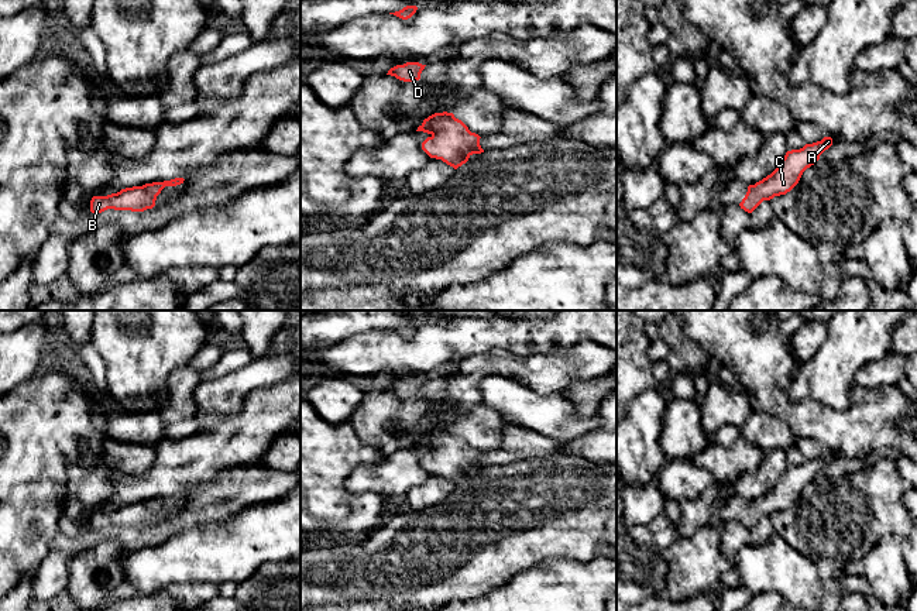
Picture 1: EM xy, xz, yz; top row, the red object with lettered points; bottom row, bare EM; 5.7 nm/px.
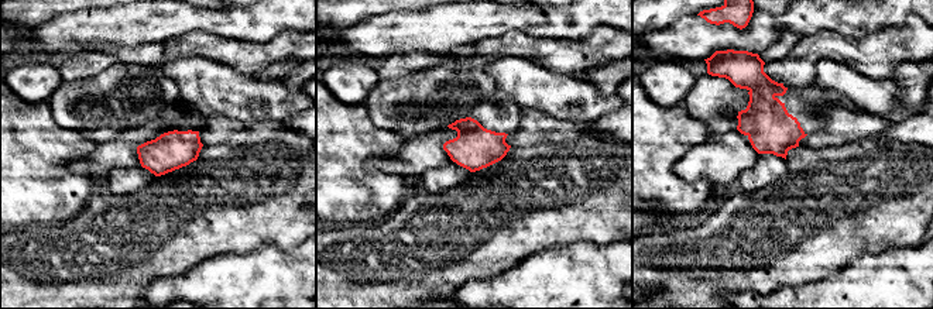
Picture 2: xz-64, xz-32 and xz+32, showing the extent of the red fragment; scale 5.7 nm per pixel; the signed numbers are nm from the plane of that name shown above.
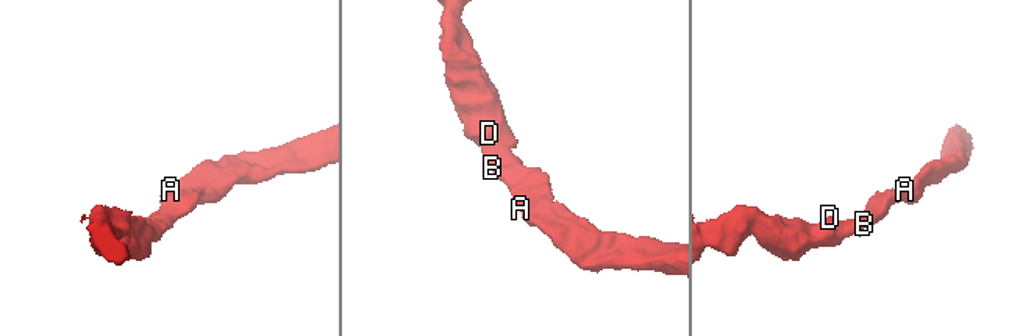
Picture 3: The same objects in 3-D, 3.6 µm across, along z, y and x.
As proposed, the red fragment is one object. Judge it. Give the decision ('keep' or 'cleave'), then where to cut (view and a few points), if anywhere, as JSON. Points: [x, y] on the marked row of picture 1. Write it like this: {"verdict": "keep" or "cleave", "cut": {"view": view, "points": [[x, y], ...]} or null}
{"verdict": "keep", "cut": null}

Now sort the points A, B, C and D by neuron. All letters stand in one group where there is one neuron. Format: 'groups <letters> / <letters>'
groups A B C D

